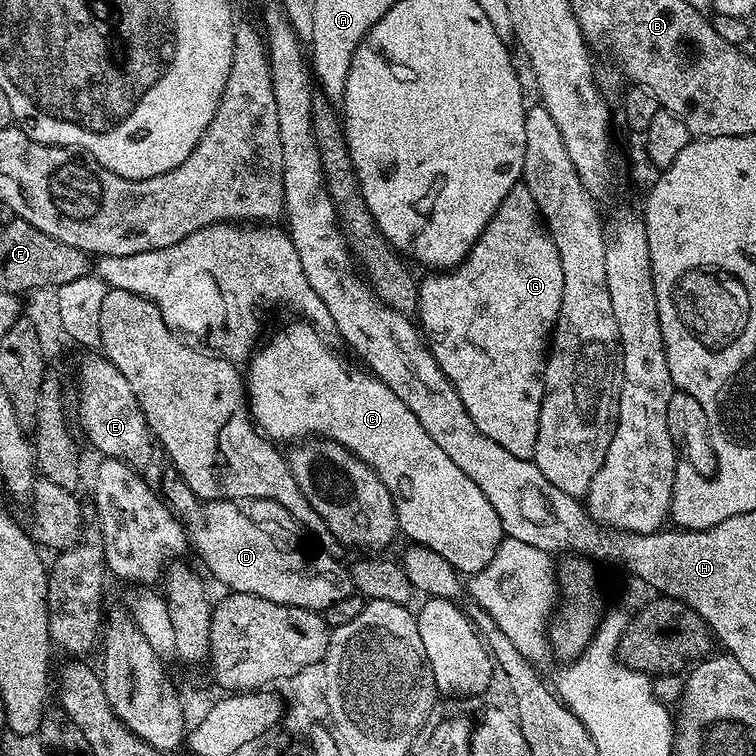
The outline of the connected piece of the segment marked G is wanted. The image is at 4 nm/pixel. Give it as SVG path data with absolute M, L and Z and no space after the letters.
M518 183L506 198L502 198L502 206L494 214L494 218L486 226L486 230L478 238L478 242L468 251L468 256L451 270L440 270L435 274L428 274L425 280L421 279L418 284L418 328L422 333L427 345L432 350L432 357L438 362L442 374L454 386L458 398L462 398L462 406L466 406L466 414L493 442L498 442L502 450L510 450L514 458L523 460L532 459L534 446L538 442L538 422L540 421L540 407L544 397L544 362L550 351L552 332L556 328L558 310L562 306L562 258L558 258L558 246L554 246L554 238L544 226L540 218L540 208L534 202L534 194L524 183Z

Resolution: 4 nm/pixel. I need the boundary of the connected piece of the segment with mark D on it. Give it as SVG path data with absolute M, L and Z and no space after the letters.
M206 500L199 505L198 511L191 517L190 548L200 555L200 560L212 571L216 580L225 584L225 589L254 594L258 598L266 598L266 602L278 602L282 606L298 606L311 612L323 613L325 608L334 606L334 602L342 602L342 598L353 595L352 573L343 568L332 556L320 554L316 560L308 561L300 552L291 552L288 548L279 548L268 537L264 528L259 528L235 500Z

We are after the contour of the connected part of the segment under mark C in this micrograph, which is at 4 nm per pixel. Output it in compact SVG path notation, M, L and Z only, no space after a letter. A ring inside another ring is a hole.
M296 318L293 324L278 329L269 338L268 344L261 343L253 351L246 364L246 395L253 424L273 442L299 442L315 434L349 448L358 459L375 470L378 478L382 478L394 502L399 531L406 534L411 543L434 550L461 575L473 576L485 569L504 539L498 514L485 494L439 449L418 418L394 394L394 390L390 390L390 386L373 376L371 371L347 364L320 336L323 335L311 324ZM307 336L316 348L303 348L299 344L299 340Z

